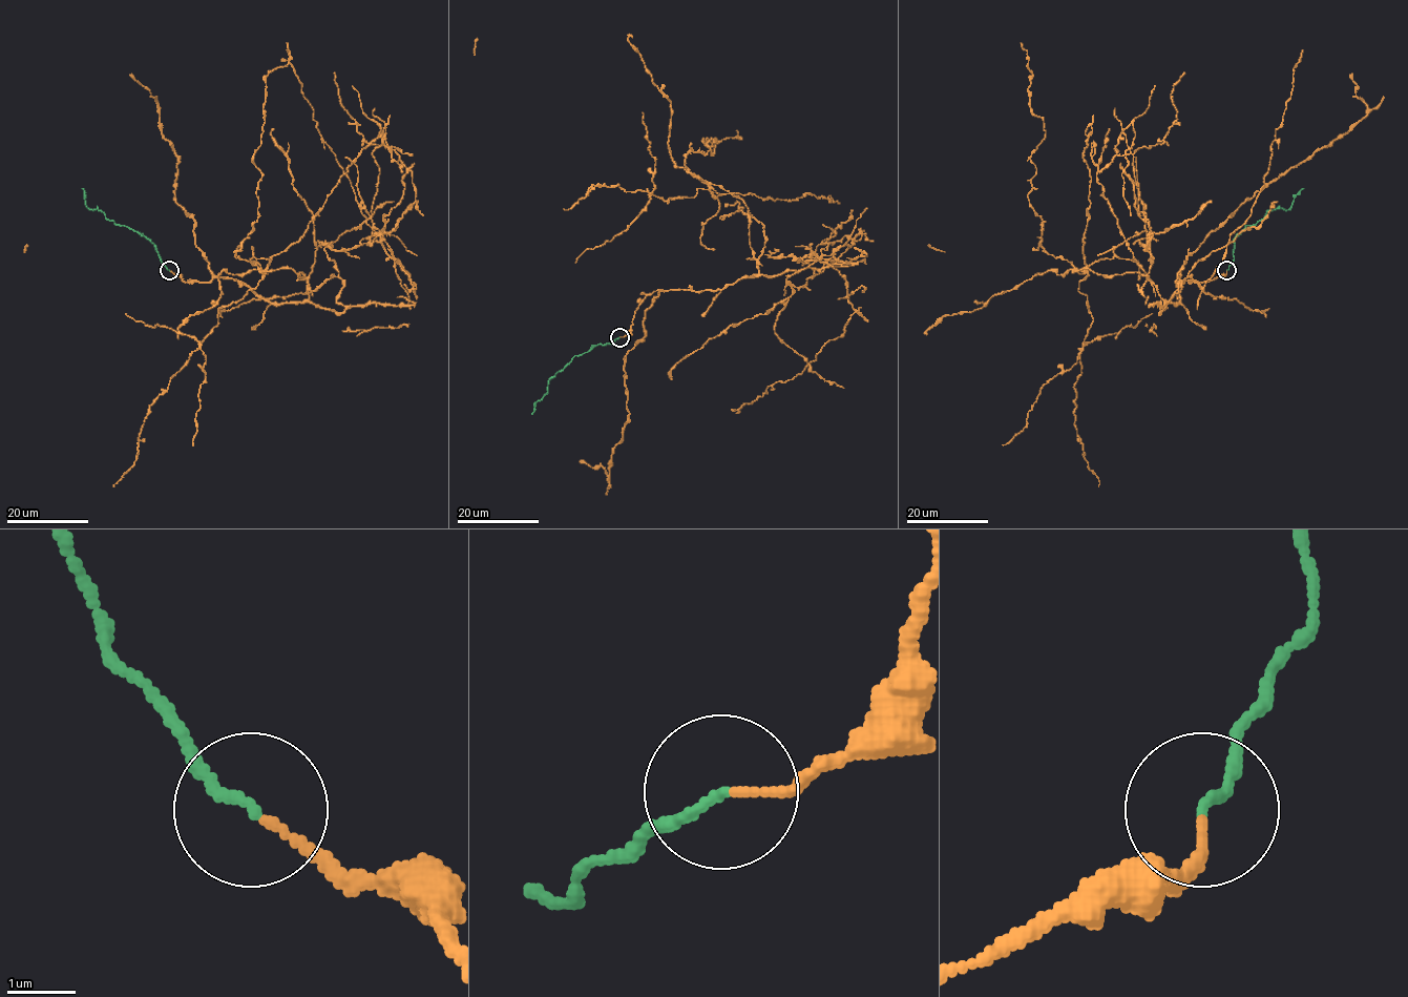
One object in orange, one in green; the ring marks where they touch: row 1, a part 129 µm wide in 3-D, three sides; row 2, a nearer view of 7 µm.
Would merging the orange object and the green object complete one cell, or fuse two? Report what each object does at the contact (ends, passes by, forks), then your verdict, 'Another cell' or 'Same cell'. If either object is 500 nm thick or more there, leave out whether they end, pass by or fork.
At the ring orange ends. At the ring green ends. Another cell

